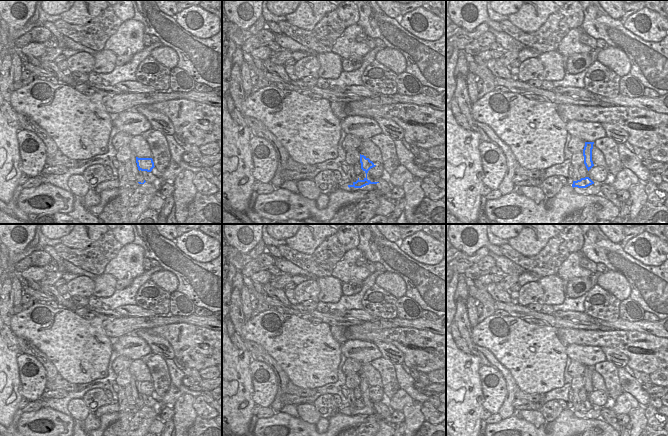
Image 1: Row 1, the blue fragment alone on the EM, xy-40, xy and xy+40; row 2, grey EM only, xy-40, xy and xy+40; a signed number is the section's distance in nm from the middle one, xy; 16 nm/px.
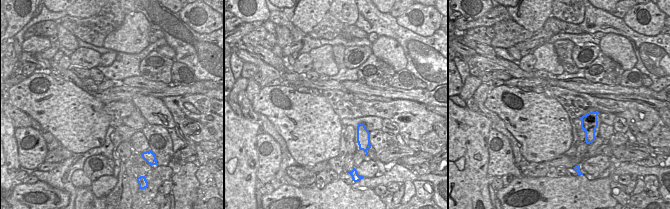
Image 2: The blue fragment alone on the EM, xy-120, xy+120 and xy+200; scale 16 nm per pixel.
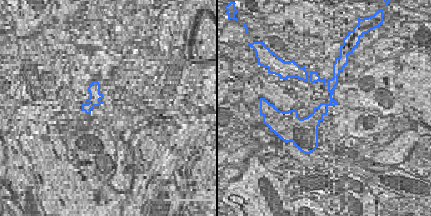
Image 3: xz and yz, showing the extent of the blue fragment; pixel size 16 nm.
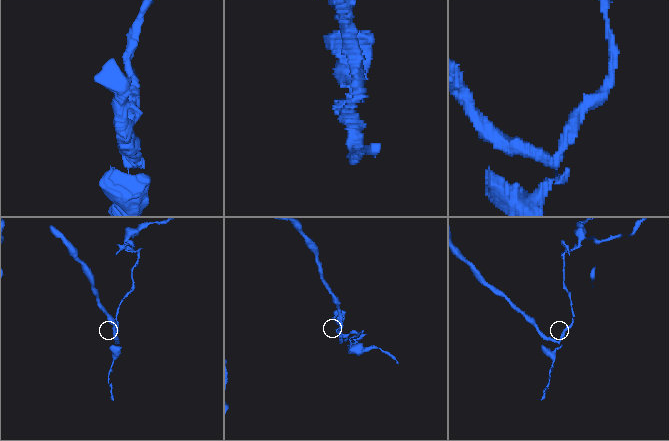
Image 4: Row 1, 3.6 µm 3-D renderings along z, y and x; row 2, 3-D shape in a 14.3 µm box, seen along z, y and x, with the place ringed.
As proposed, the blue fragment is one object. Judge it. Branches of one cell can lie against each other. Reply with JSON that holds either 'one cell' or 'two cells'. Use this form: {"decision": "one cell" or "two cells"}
{"decision": "two cells"}

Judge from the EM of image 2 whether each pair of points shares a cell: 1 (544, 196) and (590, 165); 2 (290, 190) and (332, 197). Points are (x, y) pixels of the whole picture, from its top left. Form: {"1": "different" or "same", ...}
{"1": "different", "2": "same"}

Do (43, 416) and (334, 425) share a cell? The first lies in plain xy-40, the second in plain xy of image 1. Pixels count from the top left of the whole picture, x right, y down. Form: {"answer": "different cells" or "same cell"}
{"answer": "same cell"}

